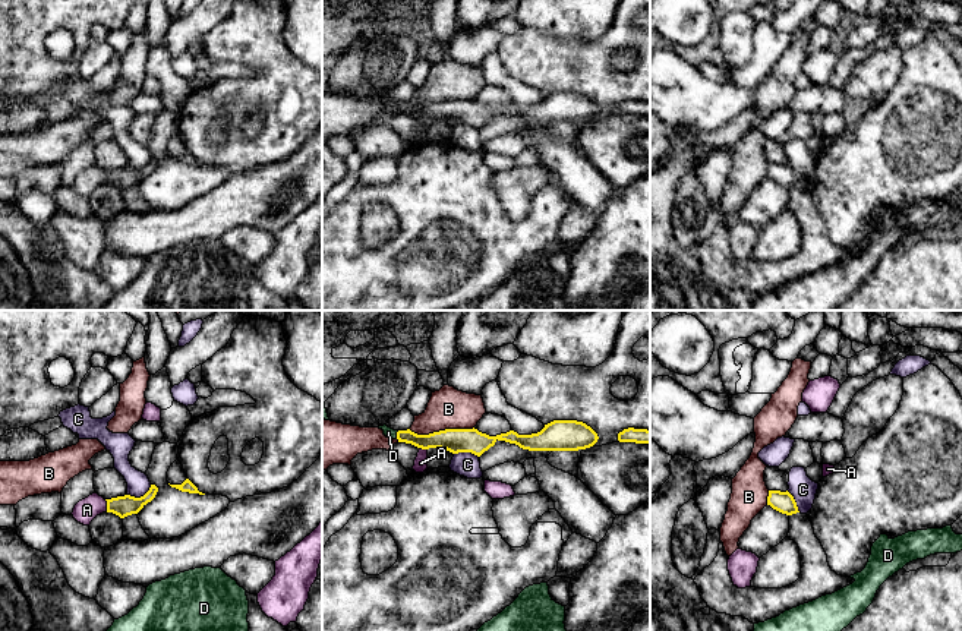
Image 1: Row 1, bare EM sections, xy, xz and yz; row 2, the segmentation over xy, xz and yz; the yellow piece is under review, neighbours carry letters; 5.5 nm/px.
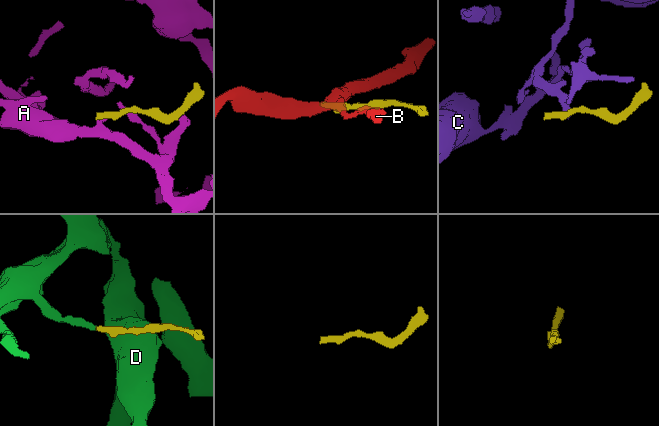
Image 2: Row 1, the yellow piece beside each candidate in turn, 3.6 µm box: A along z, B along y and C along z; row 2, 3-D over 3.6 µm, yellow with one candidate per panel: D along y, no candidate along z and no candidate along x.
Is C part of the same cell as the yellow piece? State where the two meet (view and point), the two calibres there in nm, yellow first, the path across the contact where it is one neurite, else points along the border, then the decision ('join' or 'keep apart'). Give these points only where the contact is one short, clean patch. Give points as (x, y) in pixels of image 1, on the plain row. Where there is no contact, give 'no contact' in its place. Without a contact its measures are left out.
meets yellow in xy at (141, 169); 110 nm thick on the yellow side, 130 nm on the other; border along xy (151, 157), (139, 169), (128, 167); keep apart

